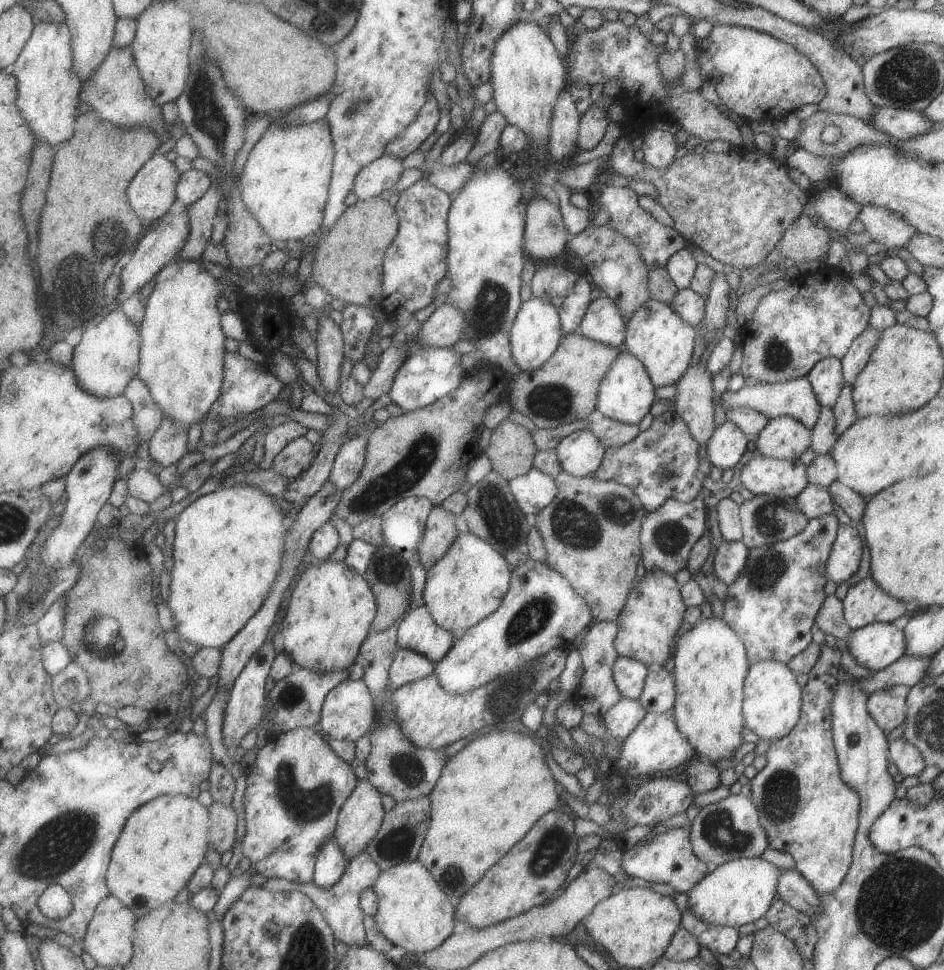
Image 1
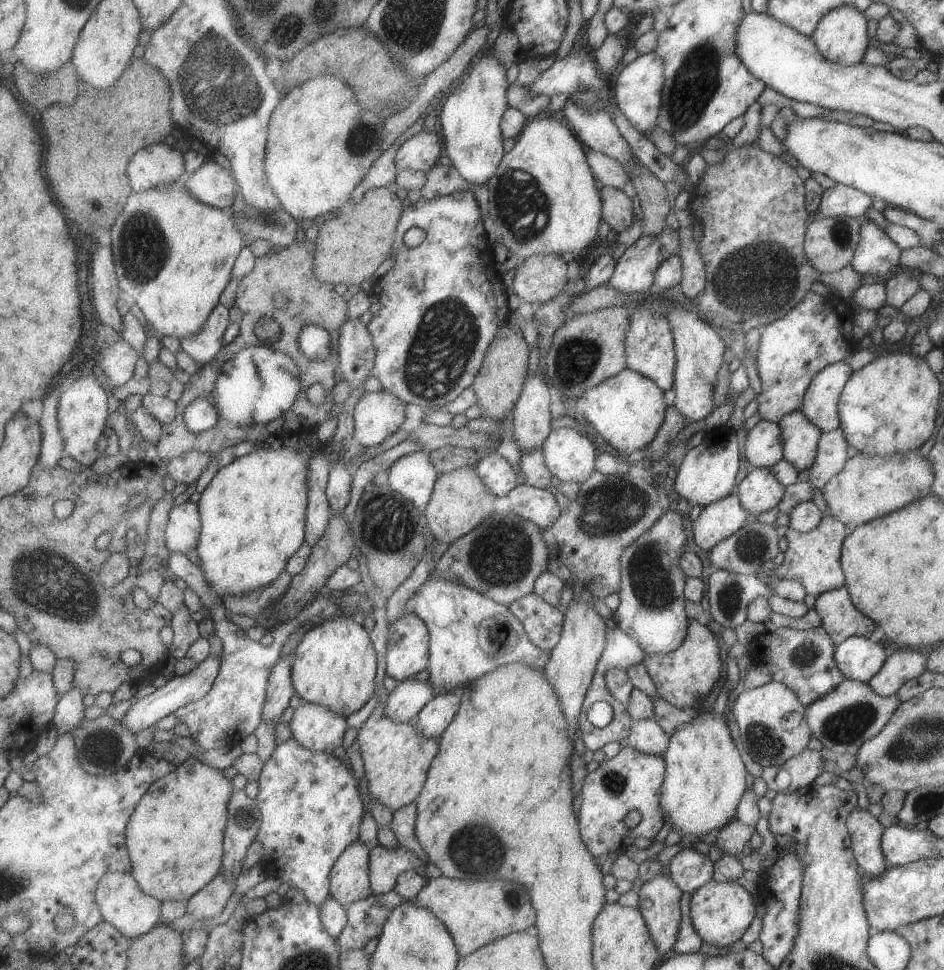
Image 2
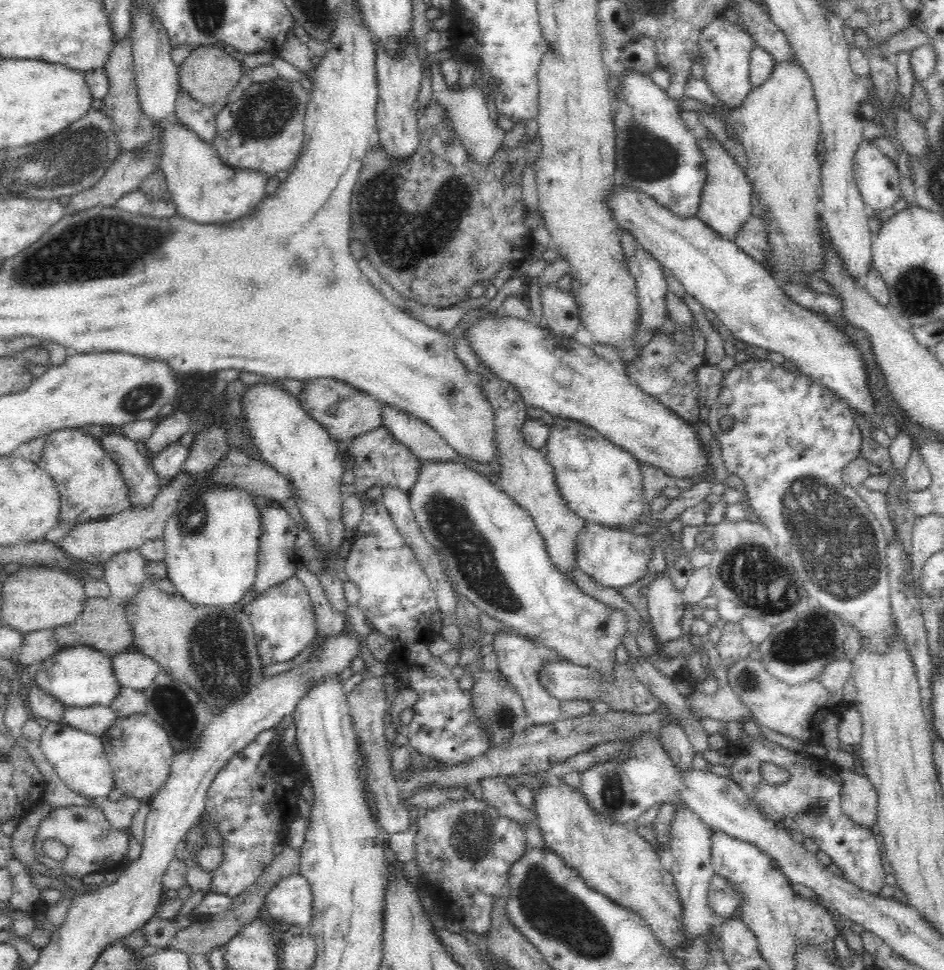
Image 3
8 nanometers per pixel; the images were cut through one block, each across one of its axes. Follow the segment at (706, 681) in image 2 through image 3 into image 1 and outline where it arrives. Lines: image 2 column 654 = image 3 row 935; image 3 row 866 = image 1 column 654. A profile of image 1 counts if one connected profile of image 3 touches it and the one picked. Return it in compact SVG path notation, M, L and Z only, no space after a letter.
M662 570L646 571L638 581L634 591L627 596L627 604L619 614L619 634L615 638L615 647L619 656L628 656L650 666L663 666L672 658L682 626L682 618L687 606L680 592L680 584L674 576Z

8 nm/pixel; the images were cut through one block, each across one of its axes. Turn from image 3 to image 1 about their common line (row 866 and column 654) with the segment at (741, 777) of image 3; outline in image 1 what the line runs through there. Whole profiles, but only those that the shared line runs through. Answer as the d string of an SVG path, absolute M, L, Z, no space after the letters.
M662 827L659 834L656 834L650 842L644 842L644 840L638 842L633 848L622 852L622 869L630 877L638 877L649 882L656 882L660 884L668 884L680 893L688 893L700 883L700 880L704 879L705 875L708 875L711 867L702 863L693 852L693 847L690 841L690 832L686 828L671 828L670 830Z

